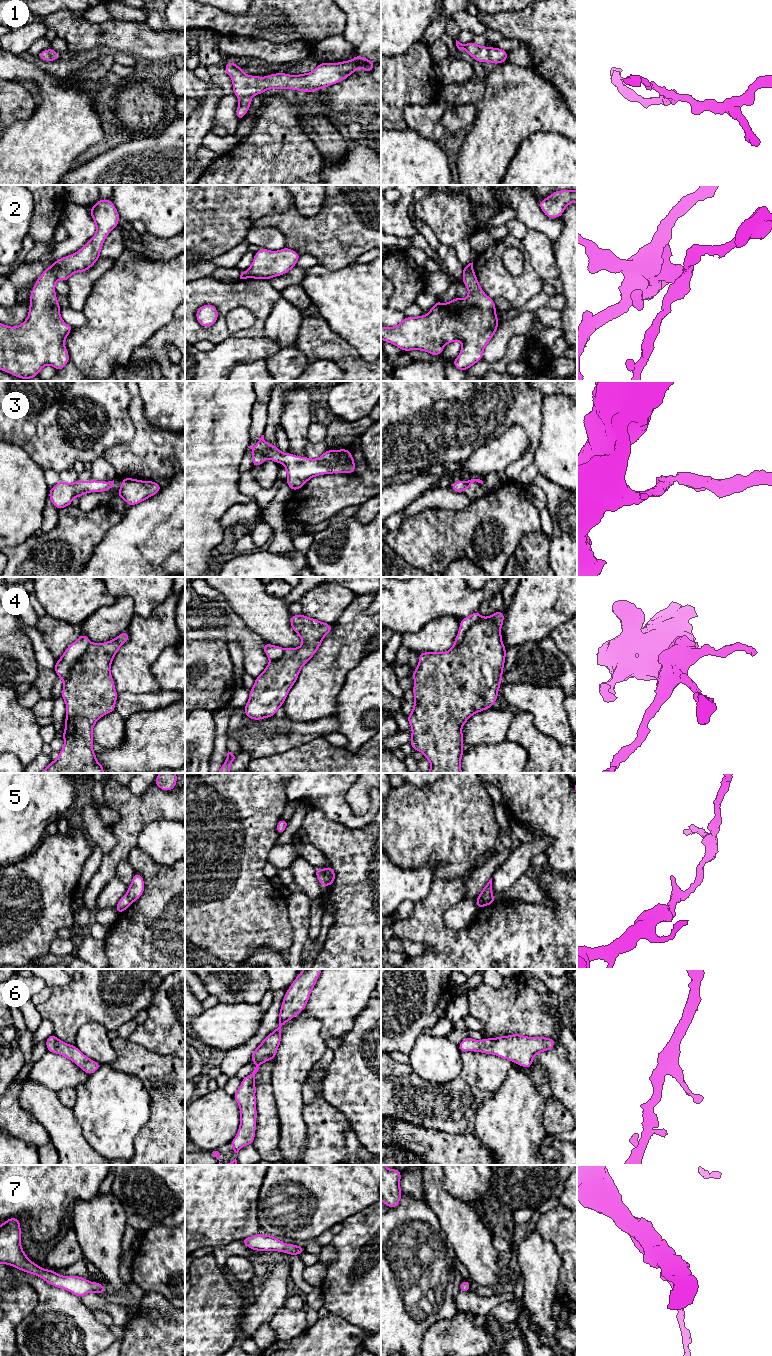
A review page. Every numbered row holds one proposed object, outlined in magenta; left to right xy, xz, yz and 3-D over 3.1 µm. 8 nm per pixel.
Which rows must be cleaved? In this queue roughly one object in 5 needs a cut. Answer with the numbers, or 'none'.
2, 4, 5

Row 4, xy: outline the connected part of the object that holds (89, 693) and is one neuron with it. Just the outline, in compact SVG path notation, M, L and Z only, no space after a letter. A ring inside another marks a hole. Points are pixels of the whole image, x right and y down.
M126 631L105 643L91 643L71 668L61 692L67 708L65 730L62 733L64 746L58 758L51 761L41 773L104 773L104 767L96 760L96 753L92 749L93 727L101 717L115 711L118 693L110 667L119 648L129 638Z

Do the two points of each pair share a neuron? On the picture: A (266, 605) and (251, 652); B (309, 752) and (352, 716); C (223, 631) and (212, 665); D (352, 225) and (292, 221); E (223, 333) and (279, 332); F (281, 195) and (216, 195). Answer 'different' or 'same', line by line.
A: different
B: different
C: different
D: same
E: different
F: same

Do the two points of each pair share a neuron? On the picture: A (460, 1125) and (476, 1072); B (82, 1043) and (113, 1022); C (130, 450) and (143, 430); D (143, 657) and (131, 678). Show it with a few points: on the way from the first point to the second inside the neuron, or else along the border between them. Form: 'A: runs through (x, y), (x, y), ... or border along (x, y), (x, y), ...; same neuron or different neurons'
A: border along (459, 1075), (471, 1088); different neurons
B: border along (80, 1027), (89, 1022), (98, 1022), (108, 1030); different neurons
C: runs through (135, 445), (143, 435); same neuron
D: runs through (138, 662), (131, 669), (131, 673); same neuron

